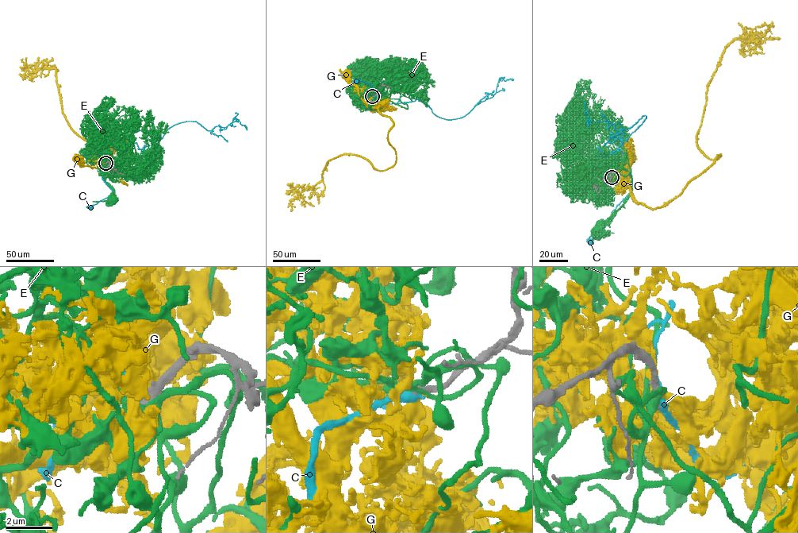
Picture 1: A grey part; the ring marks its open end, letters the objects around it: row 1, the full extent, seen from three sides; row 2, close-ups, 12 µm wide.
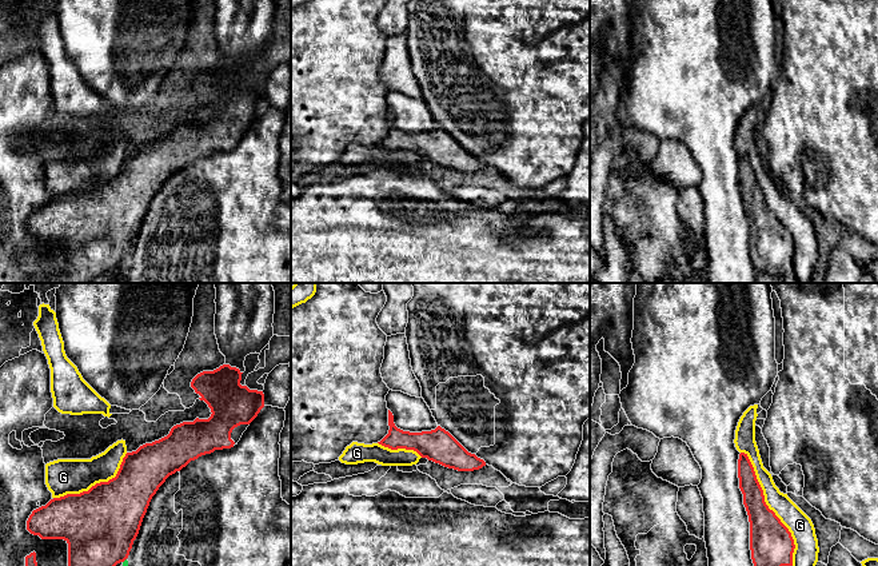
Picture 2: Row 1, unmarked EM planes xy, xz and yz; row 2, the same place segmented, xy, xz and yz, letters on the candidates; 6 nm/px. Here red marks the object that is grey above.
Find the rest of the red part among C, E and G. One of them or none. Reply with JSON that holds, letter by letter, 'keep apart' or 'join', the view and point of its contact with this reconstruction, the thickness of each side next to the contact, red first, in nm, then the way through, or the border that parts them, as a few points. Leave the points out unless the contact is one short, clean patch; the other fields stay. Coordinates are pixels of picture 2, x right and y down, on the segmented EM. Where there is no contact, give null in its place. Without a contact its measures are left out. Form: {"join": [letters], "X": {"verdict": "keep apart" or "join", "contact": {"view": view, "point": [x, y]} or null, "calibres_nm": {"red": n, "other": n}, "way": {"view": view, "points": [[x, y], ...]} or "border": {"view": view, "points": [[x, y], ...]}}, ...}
{"join": ["C"], "C": {"verdict": "join", "contact": null}, "E": {"verdict": "keep apart", "contact": {"view": "xy", "point": [124, 559]}, "calibres_nm": {"red": 440, "other": 30}}, "G": {"verdict": "keep apart", "contact": {"view": "yz", "point": [767, 507]}, "calibres_nm": {"red": 260, "other": 150}}}

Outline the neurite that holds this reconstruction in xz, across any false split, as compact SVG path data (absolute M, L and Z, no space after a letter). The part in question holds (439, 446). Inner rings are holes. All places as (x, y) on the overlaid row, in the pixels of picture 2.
M388 410L388 434L378 442L391 450L406 449L416 451L444 467L458 471L474 471L486 466L486 462L468 453L448 431L438 426L431 431L410 433L398 429L394 415Z

